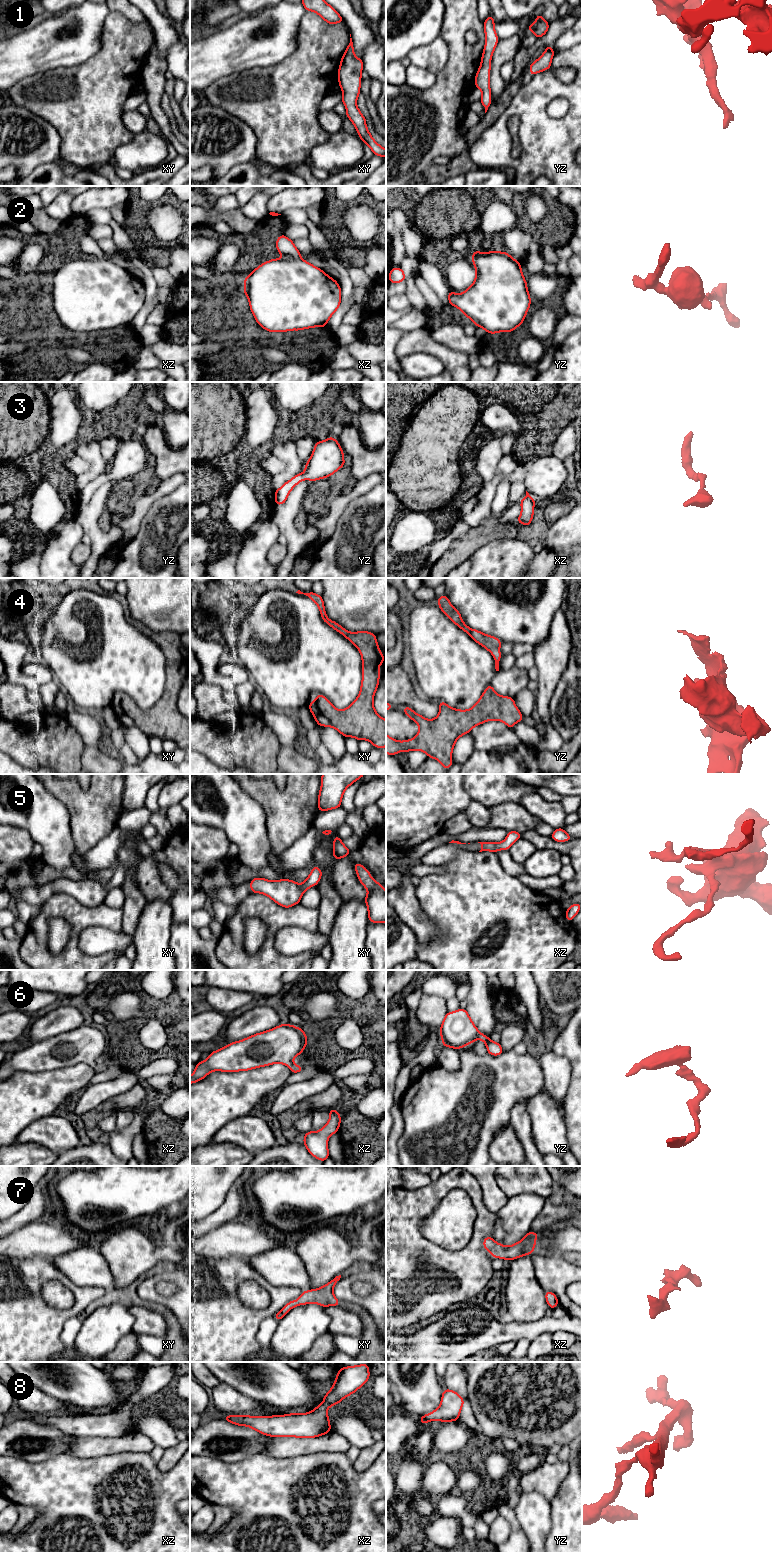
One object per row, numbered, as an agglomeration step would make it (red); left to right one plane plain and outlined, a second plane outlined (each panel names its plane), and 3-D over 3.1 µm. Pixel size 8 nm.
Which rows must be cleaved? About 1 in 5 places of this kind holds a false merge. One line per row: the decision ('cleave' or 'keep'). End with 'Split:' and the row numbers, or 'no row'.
1: keep
2: keep
3: keep
4: keep
5: keep
6: keep
7: keep
8: keep
Split: no row

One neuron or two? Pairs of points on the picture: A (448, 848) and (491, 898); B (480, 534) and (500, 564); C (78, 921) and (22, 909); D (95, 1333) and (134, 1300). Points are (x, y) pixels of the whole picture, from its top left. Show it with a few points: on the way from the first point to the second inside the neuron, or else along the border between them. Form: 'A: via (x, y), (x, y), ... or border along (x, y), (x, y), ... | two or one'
A: border along (478, 851), (459, 850), (451, 860), (440, 866) | two
B: border along (510, 538), (499, 538), (489, 541), (469, 558) | two
C: border along (44, 904), (41, 912), (28, 926) | two
D: border along (103, 1304), (121, 1303), (128, 1307) | two

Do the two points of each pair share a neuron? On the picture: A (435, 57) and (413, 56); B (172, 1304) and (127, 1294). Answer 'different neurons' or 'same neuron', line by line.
A: same neuron
B: different neurons

